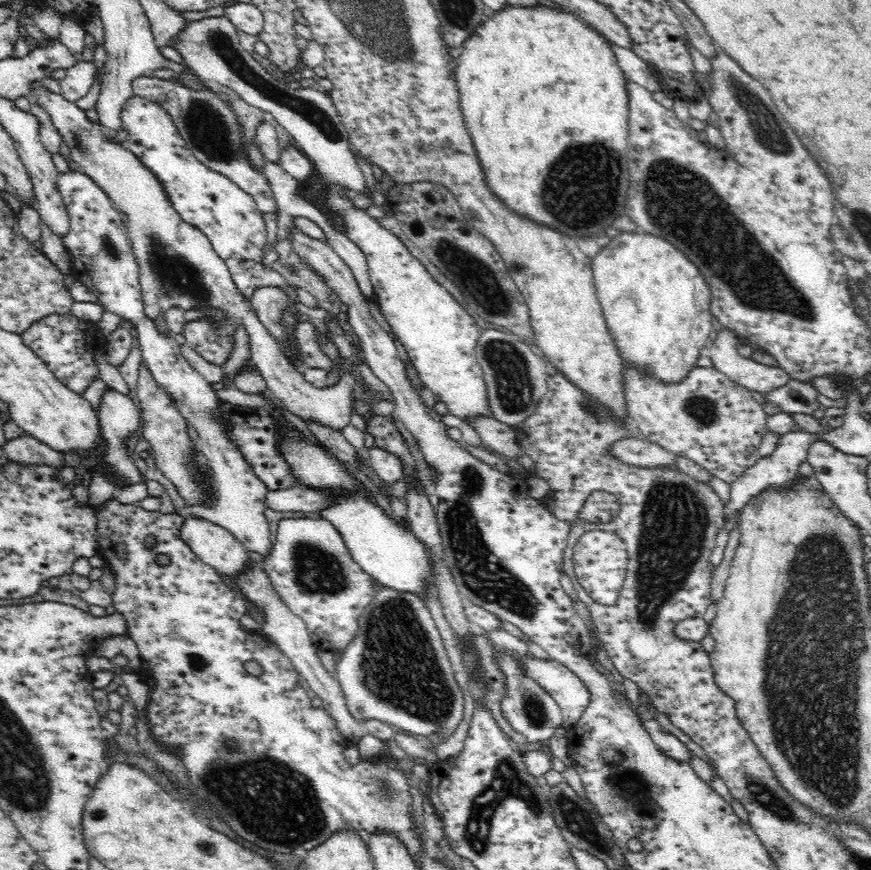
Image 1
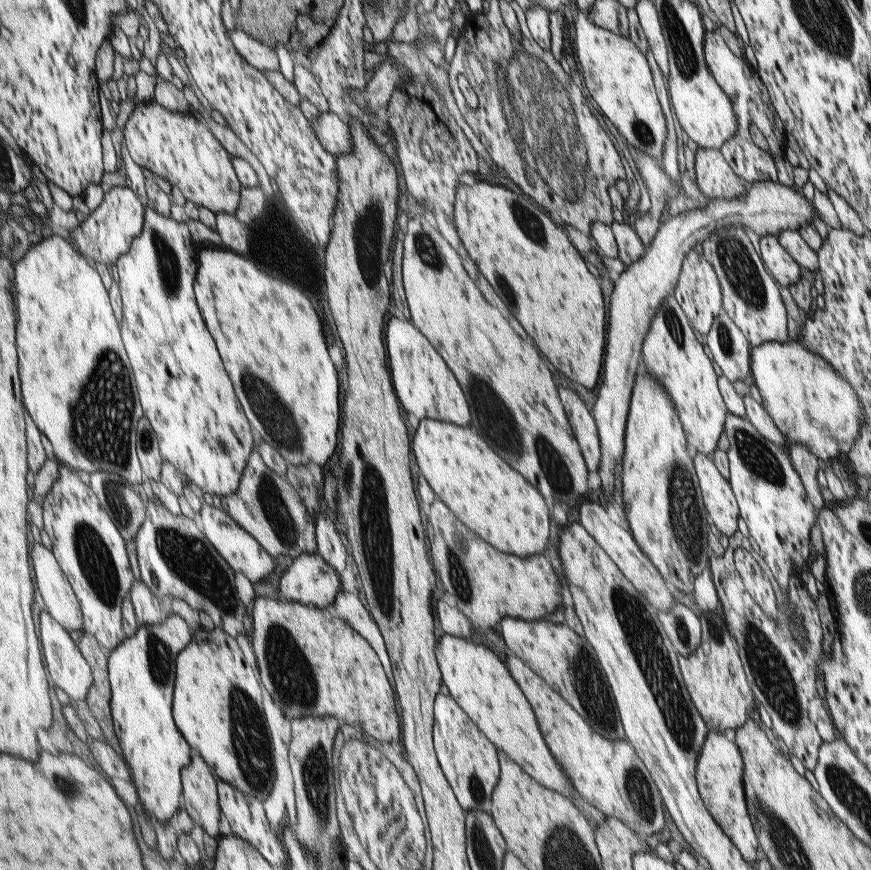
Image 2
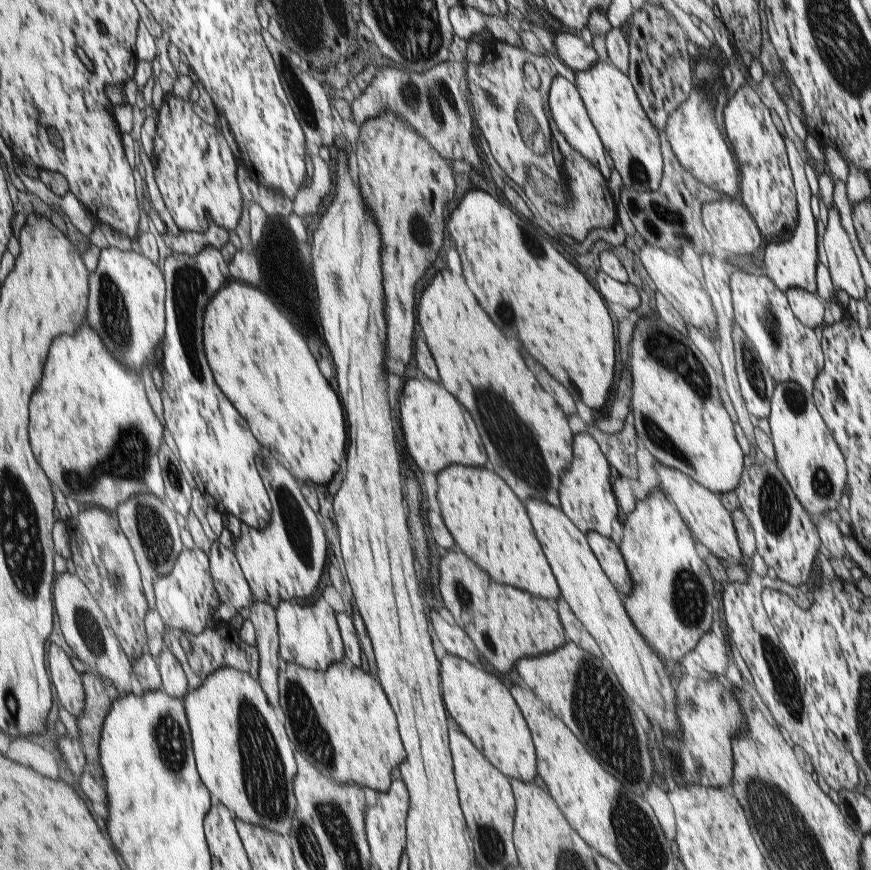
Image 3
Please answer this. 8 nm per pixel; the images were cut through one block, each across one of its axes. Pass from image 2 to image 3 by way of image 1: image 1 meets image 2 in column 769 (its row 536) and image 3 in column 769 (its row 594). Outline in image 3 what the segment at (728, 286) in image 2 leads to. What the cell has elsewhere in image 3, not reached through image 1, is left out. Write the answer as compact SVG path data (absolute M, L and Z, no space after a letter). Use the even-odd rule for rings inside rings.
M731 269L731 295L735 310L734 324L746 333L757 357L777 382L798 383L812 395L814 381L824 368L821 340L814 329L804 326L792 312L787 296L767 277Z

